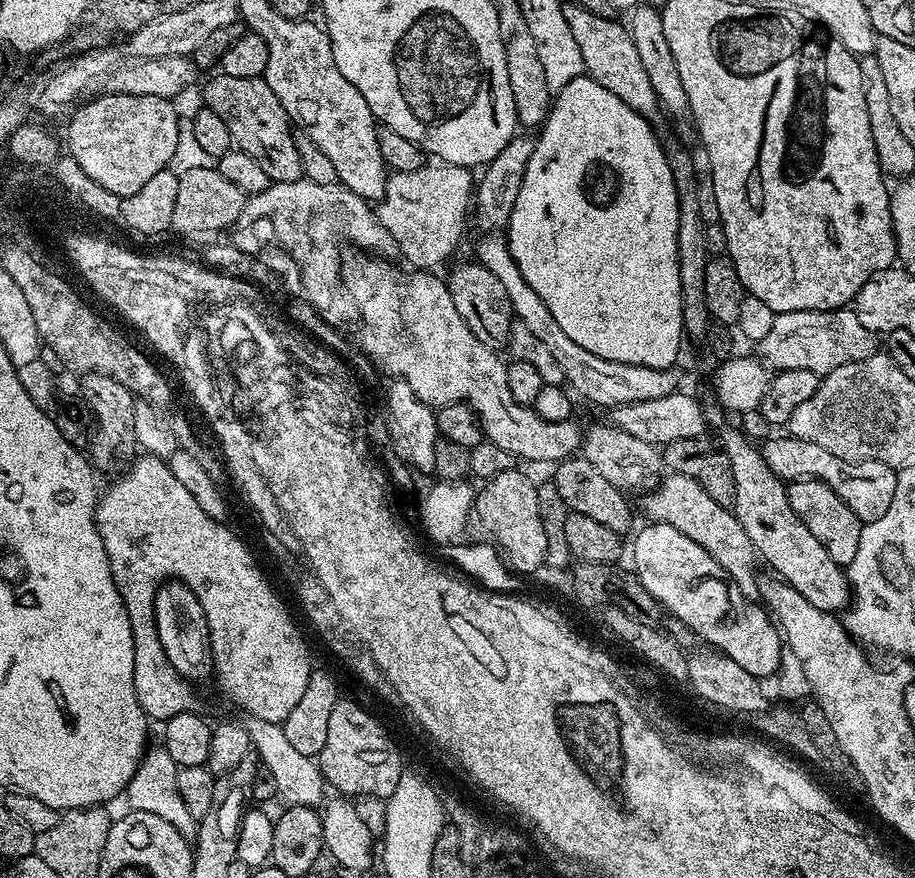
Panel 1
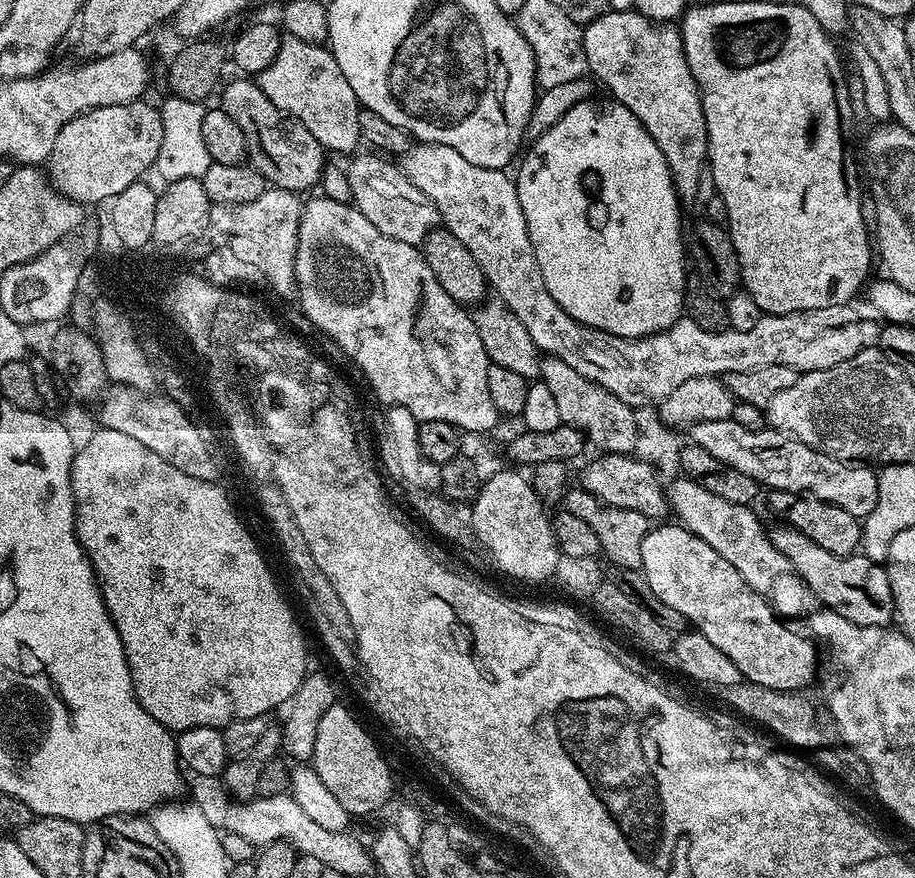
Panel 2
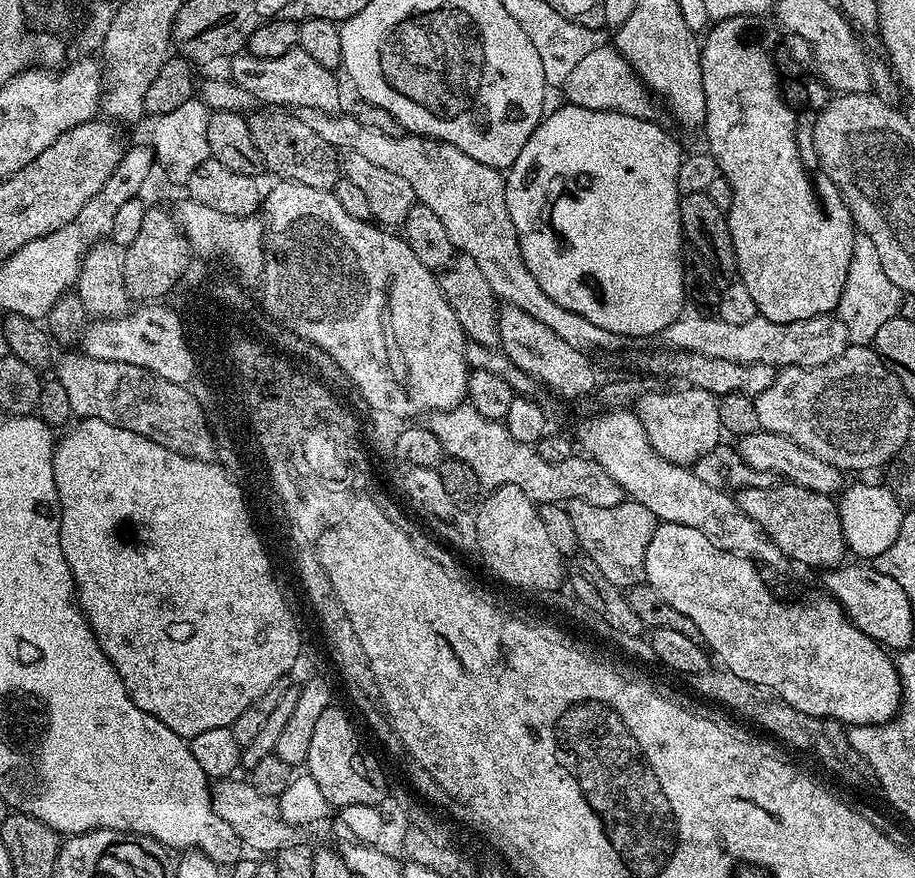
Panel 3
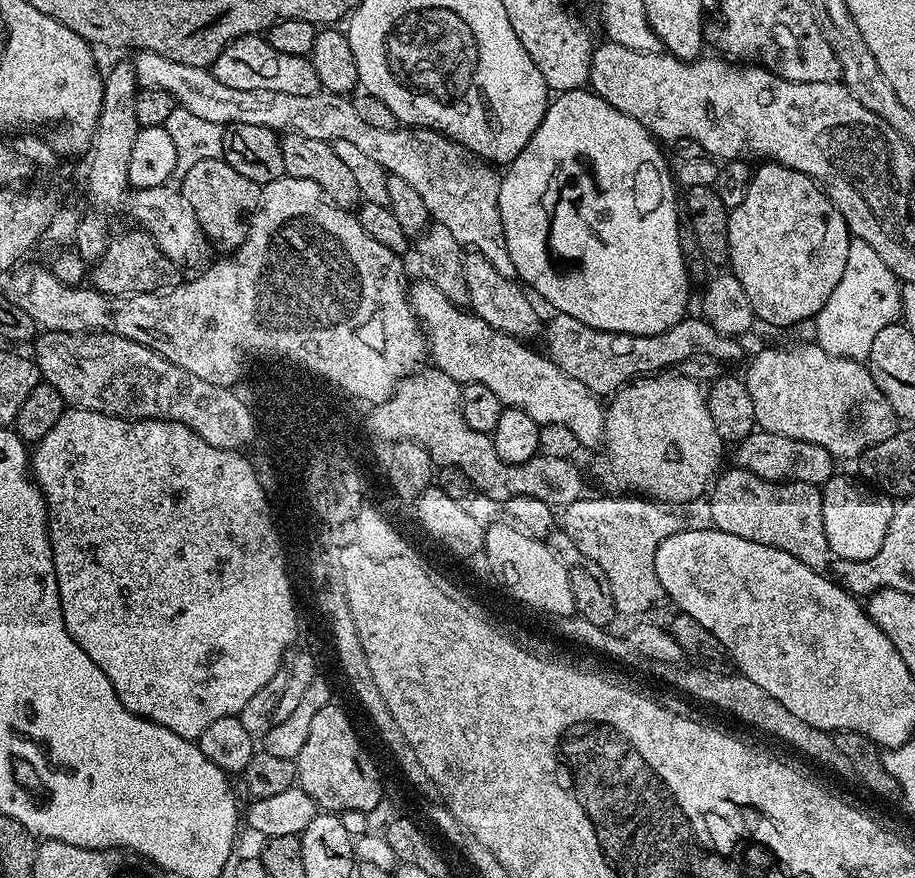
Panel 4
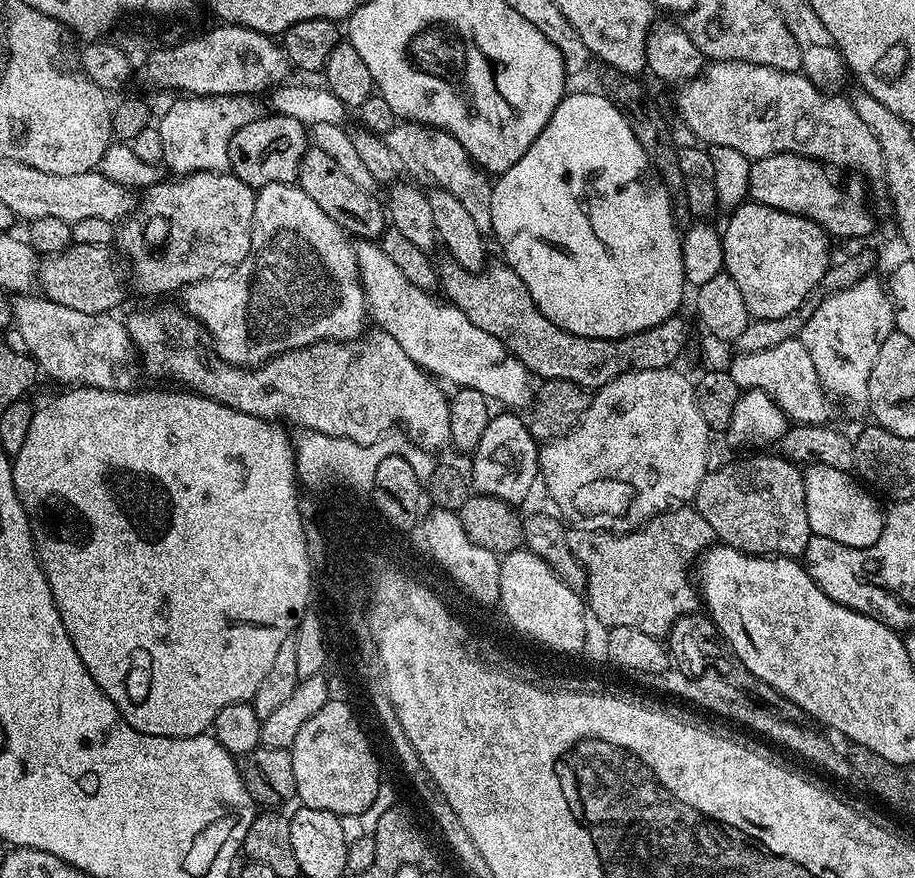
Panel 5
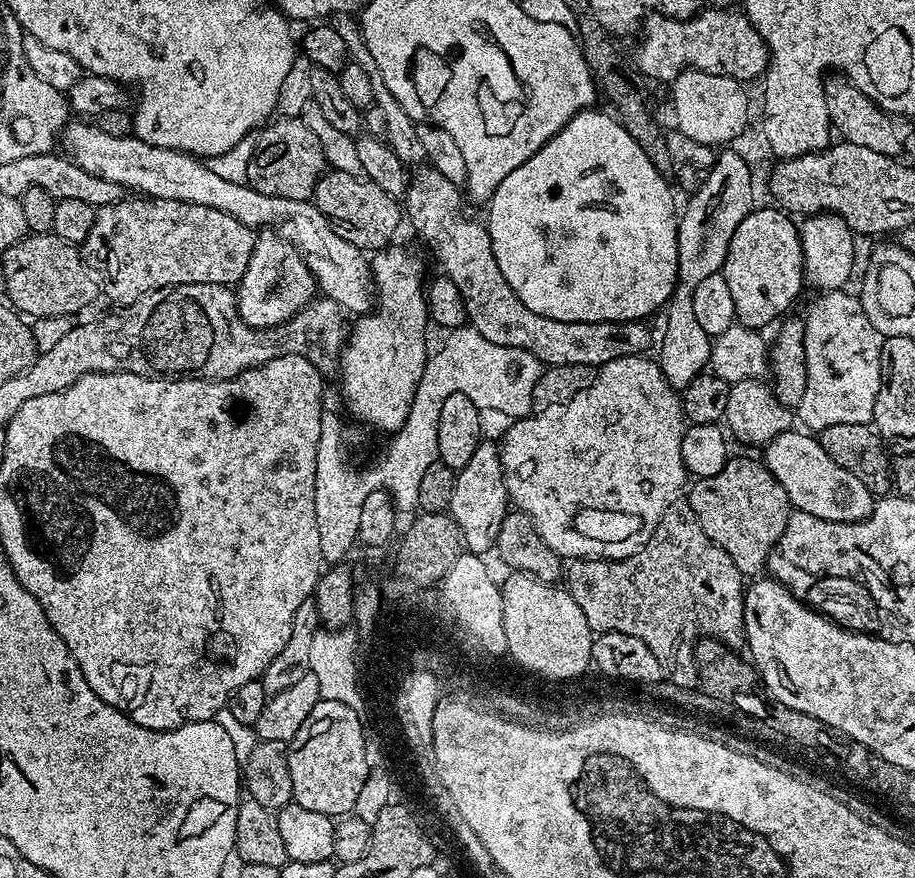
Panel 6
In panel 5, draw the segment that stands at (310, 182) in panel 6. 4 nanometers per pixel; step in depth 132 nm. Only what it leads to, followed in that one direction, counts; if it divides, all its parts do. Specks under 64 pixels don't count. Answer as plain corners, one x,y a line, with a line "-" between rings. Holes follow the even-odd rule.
260,114
256,120
230,139
229,164
232,175
242,178
253,190
270,186
274,182
297,183
300,163
310,147
309,129
298,118
279,114

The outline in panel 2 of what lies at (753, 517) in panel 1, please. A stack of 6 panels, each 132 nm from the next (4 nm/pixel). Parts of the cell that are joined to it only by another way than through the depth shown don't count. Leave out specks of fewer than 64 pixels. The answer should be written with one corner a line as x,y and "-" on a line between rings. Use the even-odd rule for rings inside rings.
776,527
780,528
771,529
770,532
774,546
779,553
786,554
793,572
812,591
813,596
823,607
842,614
842,618
858,626
883,628
893,623
896,616
896,603
892,597
888,574
883,563
863,554
835,556
822,550
818,542
806,538
804,534
793,528

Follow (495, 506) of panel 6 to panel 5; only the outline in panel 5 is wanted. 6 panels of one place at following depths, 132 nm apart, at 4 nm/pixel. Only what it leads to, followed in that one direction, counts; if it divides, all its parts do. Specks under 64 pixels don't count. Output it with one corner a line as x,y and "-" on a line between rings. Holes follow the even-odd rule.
510,410
500,412
489,417
485,433
471,453
468,477
471,489
477,495
496,497
513,506
520,506
540,478
540,444
530,434
527,421
519,413

